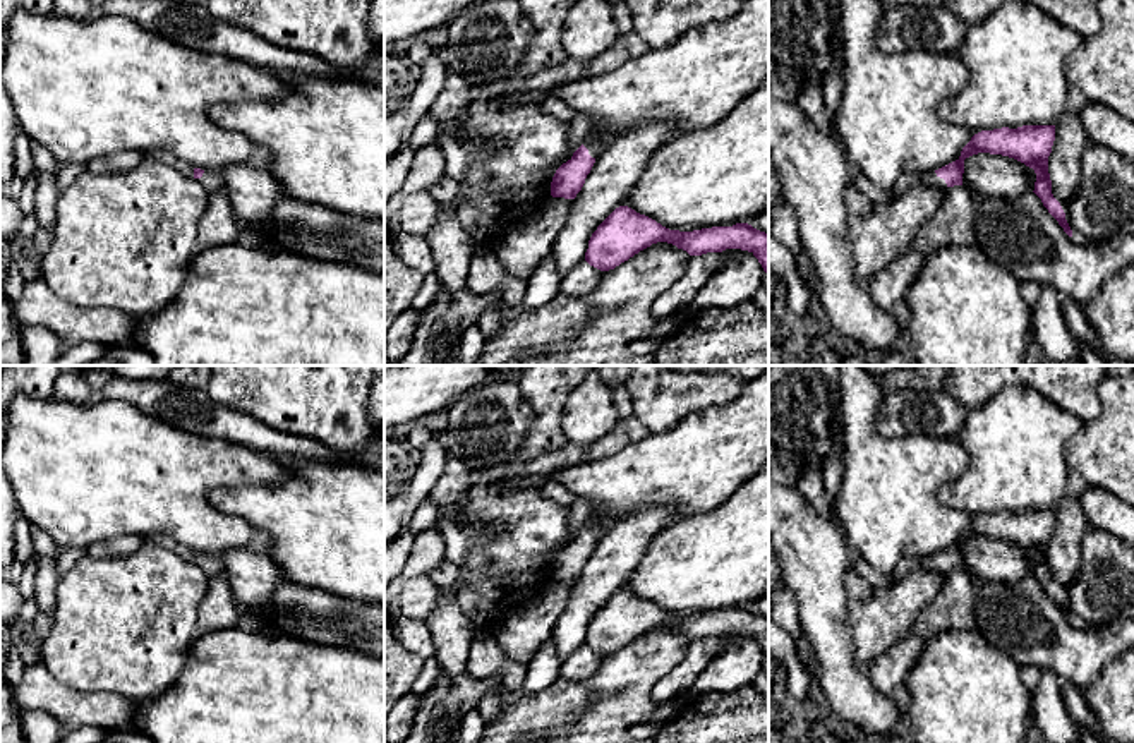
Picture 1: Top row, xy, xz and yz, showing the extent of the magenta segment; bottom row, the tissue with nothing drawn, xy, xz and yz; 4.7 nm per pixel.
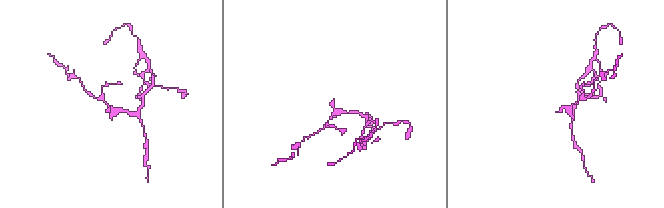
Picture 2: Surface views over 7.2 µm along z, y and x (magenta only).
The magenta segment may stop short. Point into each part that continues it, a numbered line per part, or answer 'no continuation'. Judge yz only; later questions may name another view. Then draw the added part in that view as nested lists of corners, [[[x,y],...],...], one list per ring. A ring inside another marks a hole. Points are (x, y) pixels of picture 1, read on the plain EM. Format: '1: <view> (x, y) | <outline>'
1: yz (930, 563) | [[[935,556],[925,558],[920,568],[947,575],[945,565],[940,563]]]

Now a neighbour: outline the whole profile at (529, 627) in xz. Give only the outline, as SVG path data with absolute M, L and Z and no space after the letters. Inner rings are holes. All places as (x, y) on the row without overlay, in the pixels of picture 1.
M551 582L549 592L516 606L510 616L492 630L510 661L528 664L535 652L552 638L573 583Z

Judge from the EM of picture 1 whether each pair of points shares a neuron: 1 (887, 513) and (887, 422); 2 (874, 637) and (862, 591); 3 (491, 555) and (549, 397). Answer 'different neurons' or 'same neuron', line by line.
1: different neurons
2: different neurons
3: same neuron

